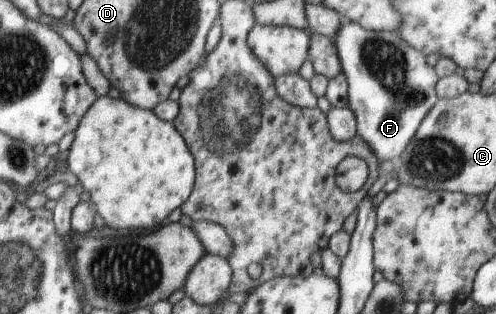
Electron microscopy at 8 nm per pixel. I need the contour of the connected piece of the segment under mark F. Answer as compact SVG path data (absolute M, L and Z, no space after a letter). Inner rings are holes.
M343 21L333 41L341 61L342 73L349 84L348 108L356 118L357 136L369 147L379 164L385 161L397 164L419 130L422 120L438 101L436 86L439 77L436 70L427 64L422 52L410 47L397 32L365 30L357 23Z

